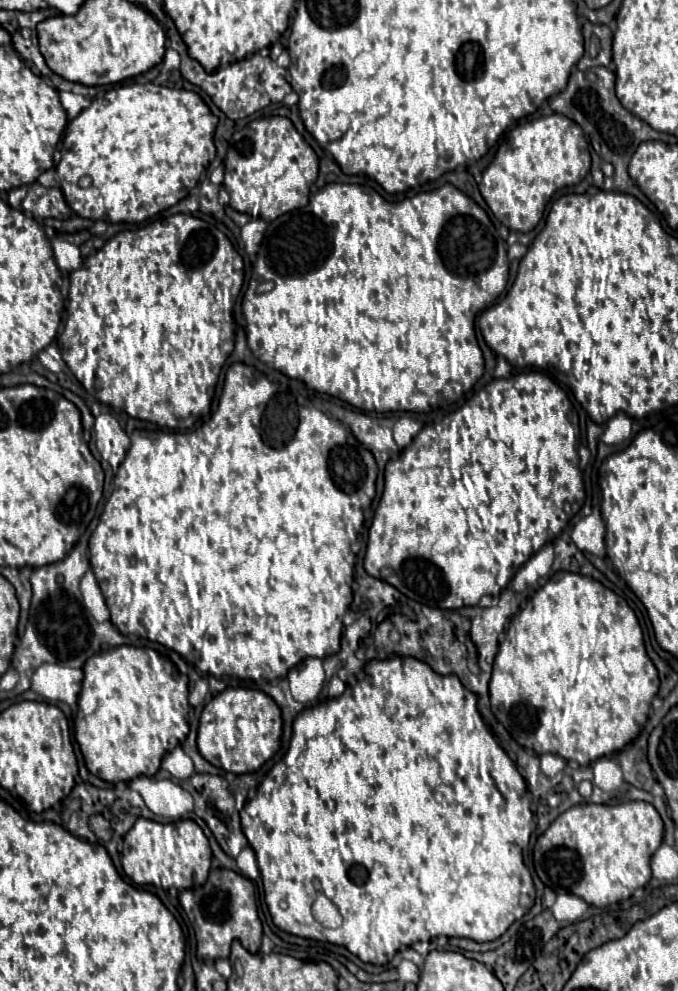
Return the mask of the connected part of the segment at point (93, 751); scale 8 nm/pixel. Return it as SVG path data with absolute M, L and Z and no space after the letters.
M117 646L93 654L83 666L83 686L75 714L75 740L87 768L107 782L153 776L163 754L183 744L189 732L187 682L187 676L153 648Z

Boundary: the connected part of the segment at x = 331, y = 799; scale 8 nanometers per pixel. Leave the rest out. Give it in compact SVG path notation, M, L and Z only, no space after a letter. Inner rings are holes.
M393 656L387 660L369 660L363 672L365 678L357 684L347 686L339 698L305 708L295 718L293 736L289 740L285 756L269 770L267 778L259 784L257 796L249 800L240 811L243 834L255 850L265 888L265 902L269 906L273 922L289 934L345 946L363 962L379 966L387 964L401 946L411 946L417 940L427 942L435 936L461 936L475 942L489 942L499 938L515 920L527 914L535 900L535 886L527 866L523 864L523 846L527 846L533 826L529 800L531 796L523 776L485 726L477 710L477 694L465 688L457 676L441 676L433 672L425 662L401 656ZM315 878L321 882L325 896L329 896L341 910L343 924L339 928L325 928L323 922L311 916L311 904L315 900Z

